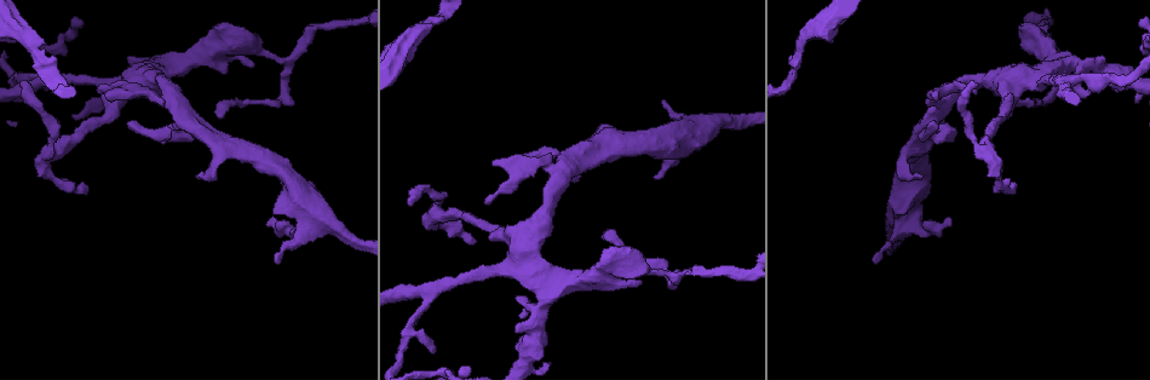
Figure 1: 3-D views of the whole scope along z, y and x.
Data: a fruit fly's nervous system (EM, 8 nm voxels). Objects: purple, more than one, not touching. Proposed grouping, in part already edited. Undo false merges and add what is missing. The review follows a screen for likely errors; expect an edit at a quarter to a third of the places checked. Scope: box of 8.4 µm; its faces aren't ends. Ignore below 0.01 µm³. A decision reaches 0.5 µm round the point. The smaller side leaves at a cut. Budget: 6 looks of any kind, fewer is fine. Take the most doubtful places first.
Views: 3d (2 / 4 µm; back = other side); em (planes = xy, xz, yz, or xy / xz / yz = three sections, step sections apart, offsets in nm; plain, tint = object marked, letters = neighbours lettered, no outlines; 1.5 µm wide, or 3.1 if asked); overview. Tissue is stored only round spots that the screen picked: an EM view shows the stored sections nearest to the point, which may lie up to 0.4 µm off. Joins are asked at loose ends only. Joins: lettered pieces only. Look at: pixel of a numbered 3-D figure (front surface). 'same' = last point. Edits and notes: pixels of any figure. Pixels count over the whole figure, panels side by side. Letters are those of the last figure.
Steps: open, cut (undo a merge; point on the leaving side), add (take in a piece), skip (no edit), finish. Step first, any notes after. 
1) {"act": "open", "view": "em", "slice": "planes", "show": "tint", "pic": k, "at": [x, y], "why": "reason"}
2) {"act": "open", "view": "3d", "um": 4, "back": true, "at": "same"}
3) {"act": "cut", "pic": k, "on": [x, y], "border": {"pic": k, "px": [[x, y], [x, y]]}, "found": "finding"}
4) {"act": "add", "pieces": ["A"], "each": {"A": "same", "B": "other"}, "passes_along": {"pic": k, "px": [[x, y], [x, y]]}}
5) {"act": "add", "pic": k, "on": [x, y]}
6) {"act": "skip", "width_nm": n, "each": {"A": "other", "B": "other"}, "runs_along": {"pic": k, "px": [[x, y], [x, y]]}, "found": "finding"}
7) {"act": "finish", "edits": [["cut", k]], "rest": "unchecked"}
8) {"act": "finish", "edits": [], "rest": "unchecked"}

{"act": "open", "view": "em", "slice": "planes", "show": "tint", "pic": 1, "at": [949, 223], "why": "free end"}

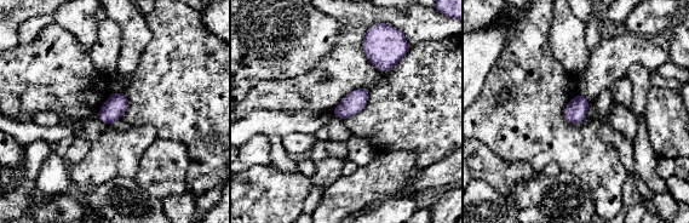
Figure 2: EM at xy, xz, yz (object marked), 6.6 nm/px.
{"act": "open", "view": "em", "slice": "planes", "show": "letters", "at": "same"}

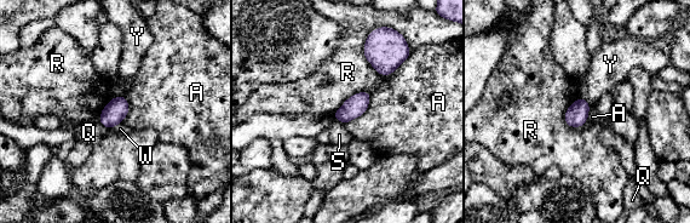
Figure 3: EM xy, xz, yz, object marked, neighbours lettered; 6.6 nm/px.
{"act": "skip", "width_nm": 140, "each": {"A": "other", "Q": "other", "R": "other", "S": "other", "W": "other", "Y": "other"}, "border": {"pic": 3, "px": [[372, 93], [367, 109], [345, 124]]}, "found": "none of them fits"}

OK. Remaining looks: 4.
{"act": "open", "view": "3d", "um": 2, "back": true, "pic": 1, "at": [283, 60]}

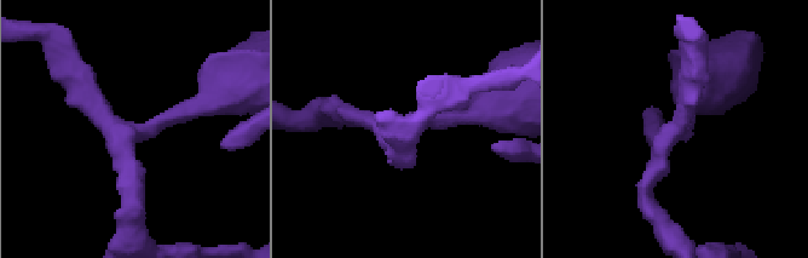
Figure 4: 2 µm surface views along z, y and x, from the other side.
{"act": "open", "view": "em", "slice": "xz", "step": 8, "show": "tint", "pic": 4, "at": [130, 132], "arms": 3, "arm_widths_nm": [170, 190, 340], "why": "need the tissue"}

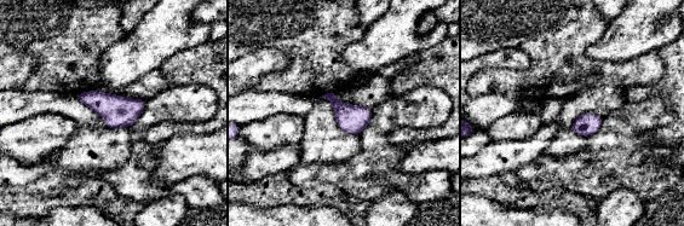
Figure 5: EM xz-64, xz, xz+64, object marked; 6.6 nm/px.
{"act": "open", "view": "em", "slice": "yz", "step": 4, "show": "letters", "at": "same"}

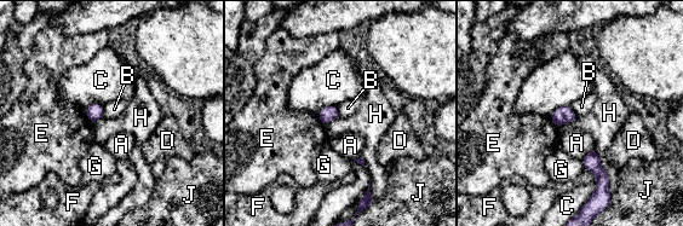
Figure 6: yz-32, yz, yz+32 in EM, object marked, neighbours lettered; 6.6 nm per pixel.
{"act": "skip", "width_nm": 60, "longest_contact_nm": ["H", 320], "each": {"A": "other", "B": "other", "C": "other", "D": "other", "E": "other", "F": "other", "G": "other", "H": "other", "J": "other"}, "found": "continuous, no second cell"}

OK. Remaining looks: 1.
{"act": "finish", "edits": [], "rest": "unchecked"}

